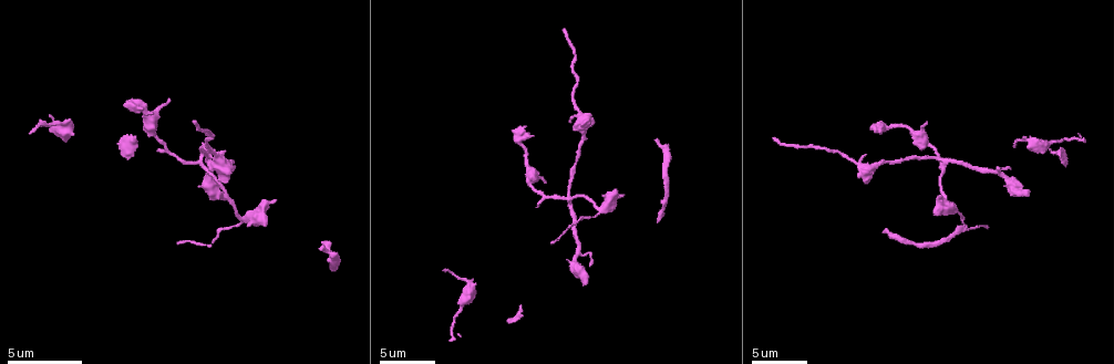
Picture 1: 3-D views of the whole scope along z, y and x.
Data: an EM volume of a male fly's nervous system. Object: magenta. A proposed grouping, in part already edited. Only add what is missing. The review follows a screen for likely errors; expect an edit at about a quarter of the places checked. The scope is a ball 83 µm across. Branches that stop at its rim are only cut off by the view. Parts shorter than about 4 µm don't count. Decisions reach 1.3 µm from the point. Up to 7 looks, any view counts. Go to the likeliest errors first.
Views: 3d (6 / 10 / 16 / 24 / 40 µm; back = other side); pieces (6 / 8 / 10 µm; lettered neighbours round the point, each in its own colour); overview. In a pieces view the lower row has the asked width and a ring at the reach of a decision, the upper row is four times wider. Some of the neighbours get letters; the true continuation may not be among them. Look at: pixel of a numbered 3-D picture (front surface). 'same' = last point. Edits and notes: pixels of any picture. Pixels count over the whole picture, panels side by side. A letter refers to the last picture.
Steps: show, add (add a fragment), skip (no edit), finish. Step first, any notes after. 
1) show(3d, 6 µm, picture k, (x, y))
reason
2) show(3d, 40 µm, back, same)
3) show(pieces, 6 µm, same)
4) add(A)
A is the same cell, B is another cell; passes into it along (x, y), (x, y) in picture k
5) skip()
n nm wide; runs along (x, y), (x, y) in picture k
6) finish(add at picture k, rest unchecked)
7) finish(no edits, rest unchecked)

show(pieces, 10 µm, picture 1, (193, 124))
long arm stops here

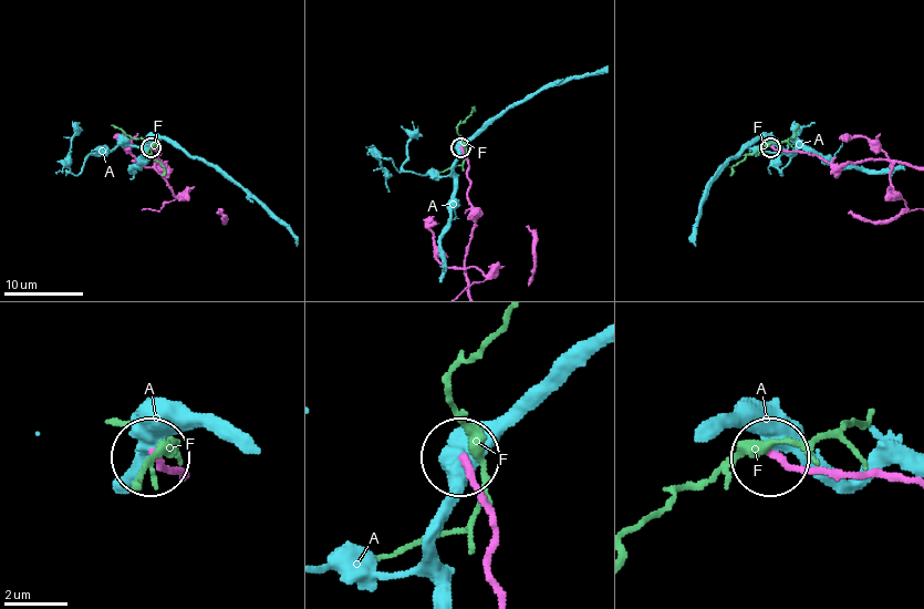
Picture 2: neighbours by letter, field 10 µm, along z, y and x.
skip()
A and F are other cells; runs along (903, 478), (808, 471), (770, 457) in picture 2; none of them fits

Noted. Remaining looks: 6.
show(pieces, 10 µm, picture 1, (322, 247))
an open end

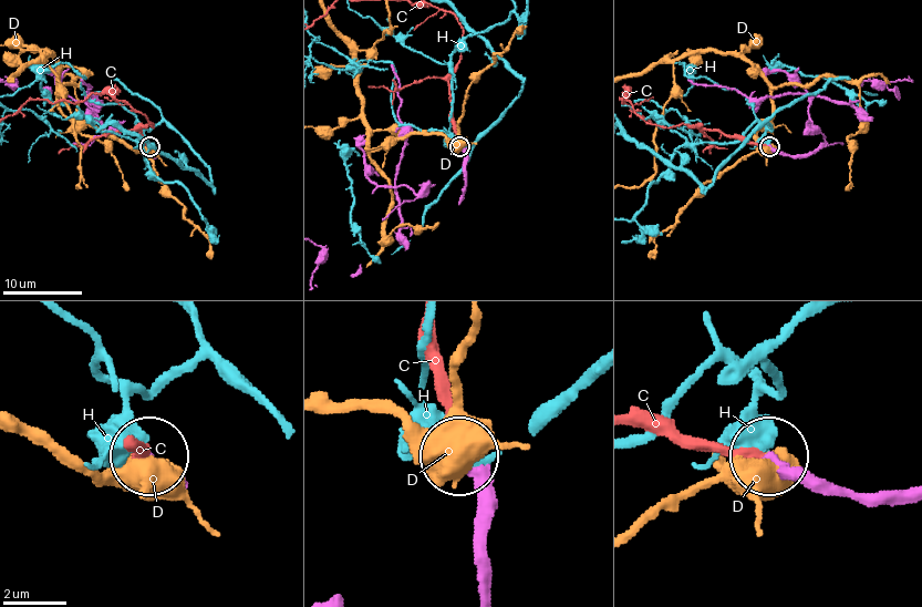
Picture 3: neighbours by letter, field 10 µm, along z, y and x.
add(C)
C is the same cell, D and H are other cells; the neuron continues

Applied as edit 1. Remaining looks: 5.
show(overview)

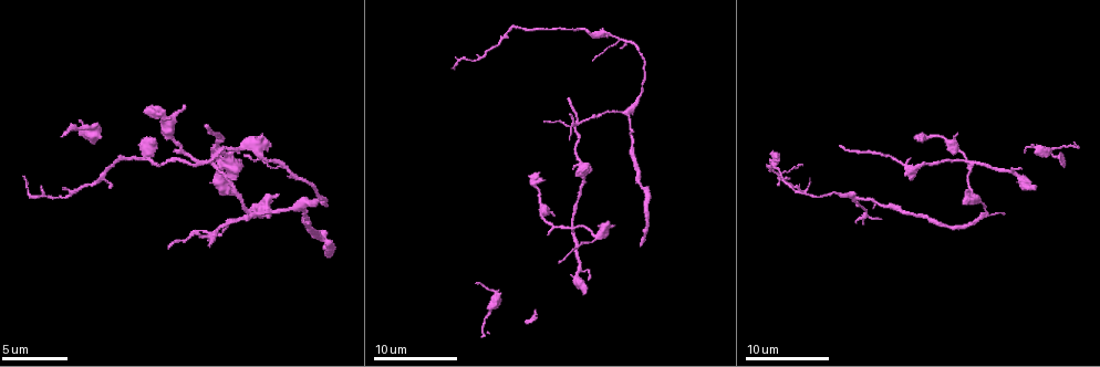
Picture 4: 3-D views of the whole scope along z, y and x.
show(3d, 6 µm, picture 4, (538, 172))
branch stops here

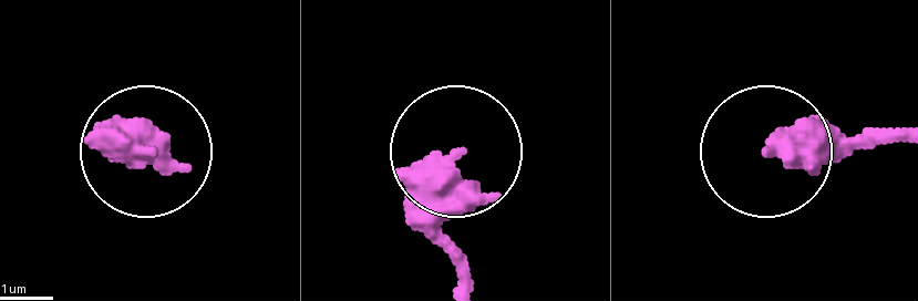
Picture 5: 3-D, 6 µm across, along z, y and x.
show(pieces, 10 µm, picture 5, (770, 153))

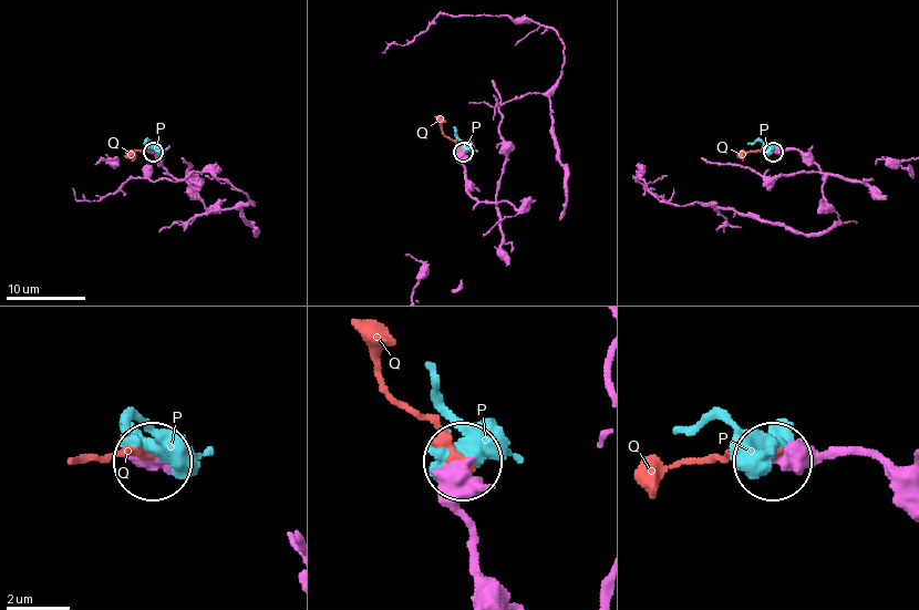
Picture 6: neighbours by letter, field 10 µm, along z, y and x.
skip()
P and Q are other cells; none of them fits

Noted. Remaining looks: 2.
finish(add at picture 3, rest unchecked)

